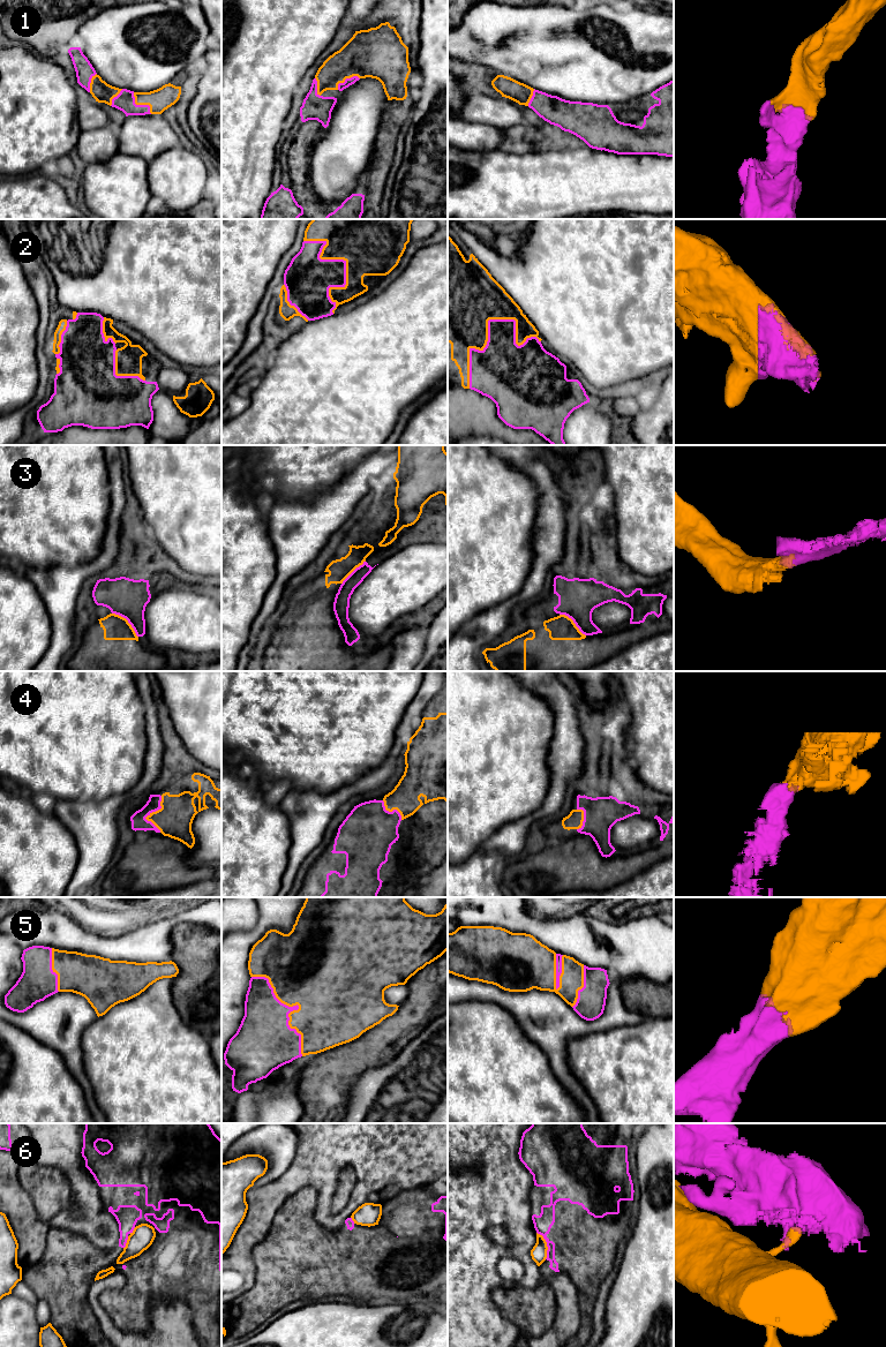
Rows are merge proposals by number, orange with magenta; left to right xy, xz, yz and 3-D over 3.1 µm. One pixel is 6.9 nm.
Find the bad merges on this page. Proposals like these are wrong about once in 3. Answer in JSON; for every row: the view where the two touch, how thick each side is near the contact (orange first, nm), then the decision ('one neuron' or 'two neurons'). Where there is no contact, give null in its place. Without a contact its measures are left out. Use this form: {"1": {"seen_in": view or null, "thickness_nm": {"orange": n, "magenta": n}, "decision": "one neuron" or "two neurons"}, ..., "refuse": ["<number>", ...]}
{"1": {"seen_in": "xy", "thickness_nm": {"orange": 160, "magenta": 140}, "decision": "one neuron"}, "2": {"seen_in": "yz", "thickness_nm": {"orange": 480, "magenta": 280}, "decision": "one neuron"}, "3": {"seen_in": "xy", "thickness_nm": {"orange": 180, "magenta": 280}, "decision": "two neurons"}, "4": {"seen_in": "xy", "thickness_nm": {"orange": 240, "magenta": 110}, "decision": "one neuron"}, "5": {"seen_in": "xz", "thickness_nm": {"orange": 500, "magenta": 320}, "decision": "one neuron"}, "6": {"seen_in": "yz", "thickness_nm": {"orange": 110, "magenta": 130}, "decision": "two neurons"}, "refuse": ["3", "6"]}

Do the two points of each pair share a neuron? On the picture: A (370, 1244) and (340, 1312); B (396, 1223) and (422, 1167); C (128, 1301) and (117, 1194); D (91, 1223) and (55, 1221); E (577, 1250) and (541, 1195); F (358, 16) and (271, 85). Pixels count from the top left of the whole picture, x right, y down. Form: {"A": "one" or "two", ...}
{"A": "two", "B": "two", "C": "one", "D": "one", "E": "one", "F": "two"}

